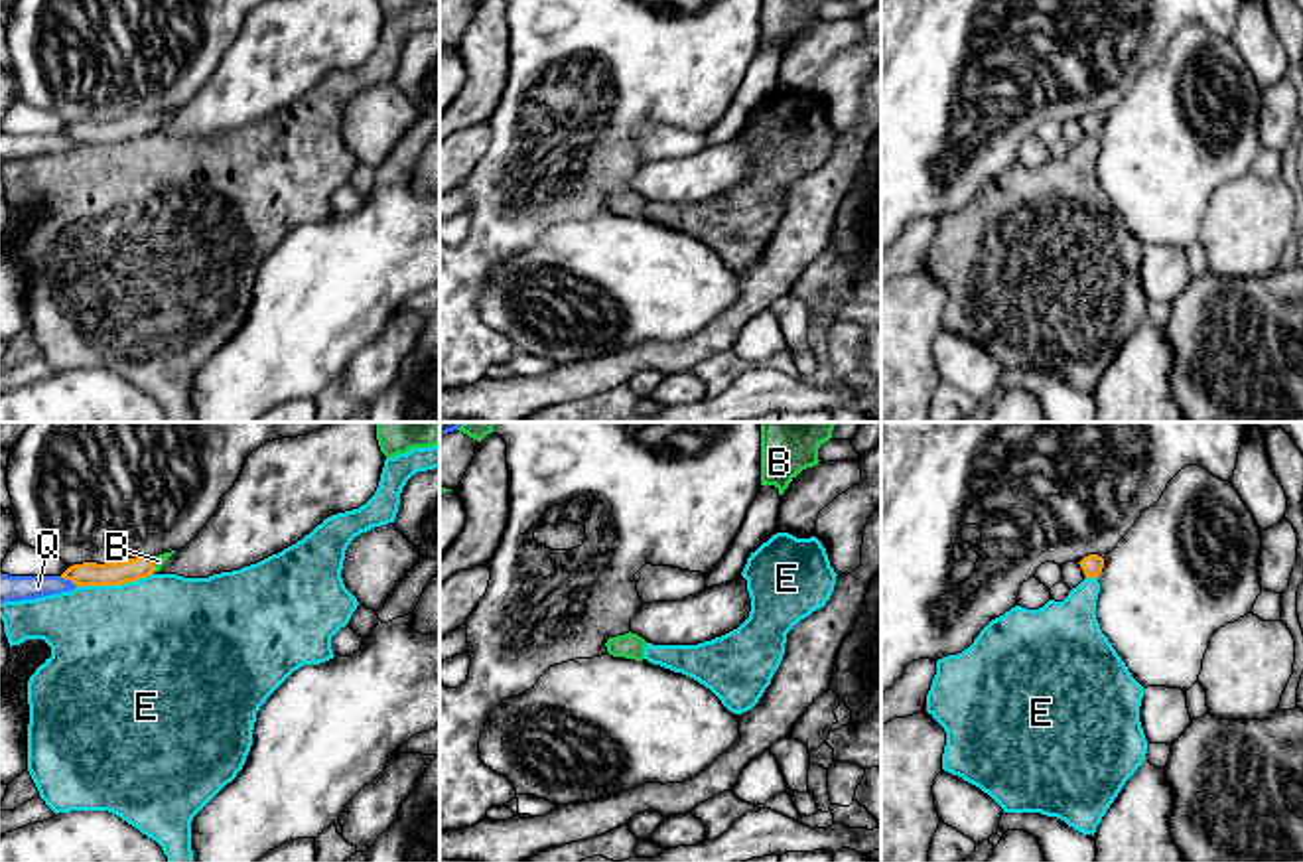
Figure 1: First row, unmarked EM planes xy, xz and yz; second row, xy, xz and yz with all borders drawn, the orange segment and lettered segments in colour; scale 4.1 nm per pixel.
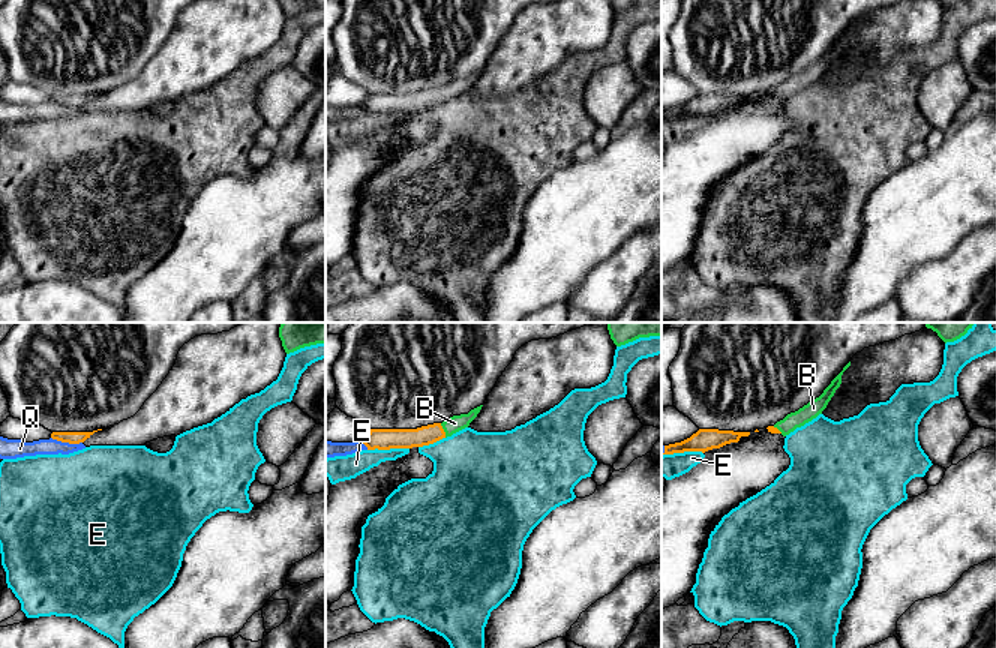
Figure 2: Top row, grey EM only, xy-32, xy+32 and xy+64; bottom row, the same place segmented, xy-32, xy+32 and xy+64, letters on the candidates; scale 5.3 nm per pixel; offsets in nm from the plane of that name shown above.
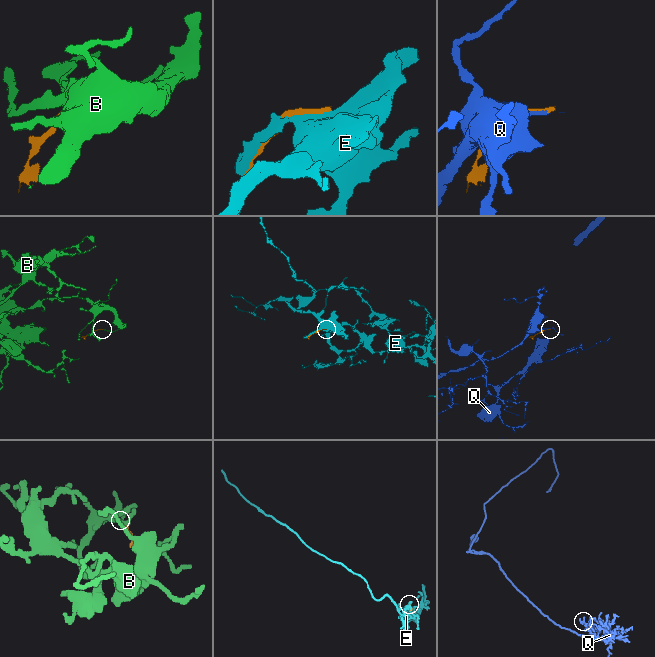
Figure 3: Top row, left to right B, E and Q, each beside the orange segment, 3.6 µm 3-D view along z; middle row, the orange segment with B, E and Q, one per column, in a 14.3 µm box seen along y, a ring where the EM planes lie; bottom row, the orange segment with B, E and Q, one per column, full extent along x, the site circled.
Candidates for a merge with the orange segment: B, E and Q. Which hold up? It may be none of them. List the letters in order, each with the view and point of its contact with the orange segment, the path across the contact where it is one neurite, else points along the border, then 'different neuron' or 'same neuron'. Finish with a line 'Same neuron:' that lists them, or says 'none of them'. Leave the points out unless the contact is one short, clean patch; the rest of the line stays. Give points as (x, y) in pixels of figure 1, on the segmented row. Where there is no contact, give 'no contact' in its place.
B: meets orange in xy at (152, 565); runs through xy (127, 571), (152, 565), (158, 561); same neuron
E: meets orange in xy at (115, 584); different neuron
Q: meets orange in xy at (69, 578); different neuron
Same neuron: B

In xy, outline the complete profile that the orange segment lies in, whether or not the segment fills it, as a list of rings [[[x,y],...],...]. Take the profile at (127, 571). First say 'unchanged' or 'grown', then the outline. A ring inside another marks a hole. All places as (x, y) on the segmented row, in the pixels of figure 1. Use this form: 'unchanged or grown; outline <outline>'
grown; outline [[[164,552],[158,556],[136,556],[120,562],[83,562],[69,566],[61,578],[71,580],[77,588],[81,586],[120,586],[126,582],[136,582],[154,572],[160,572],[164,562],[173,554]]]

